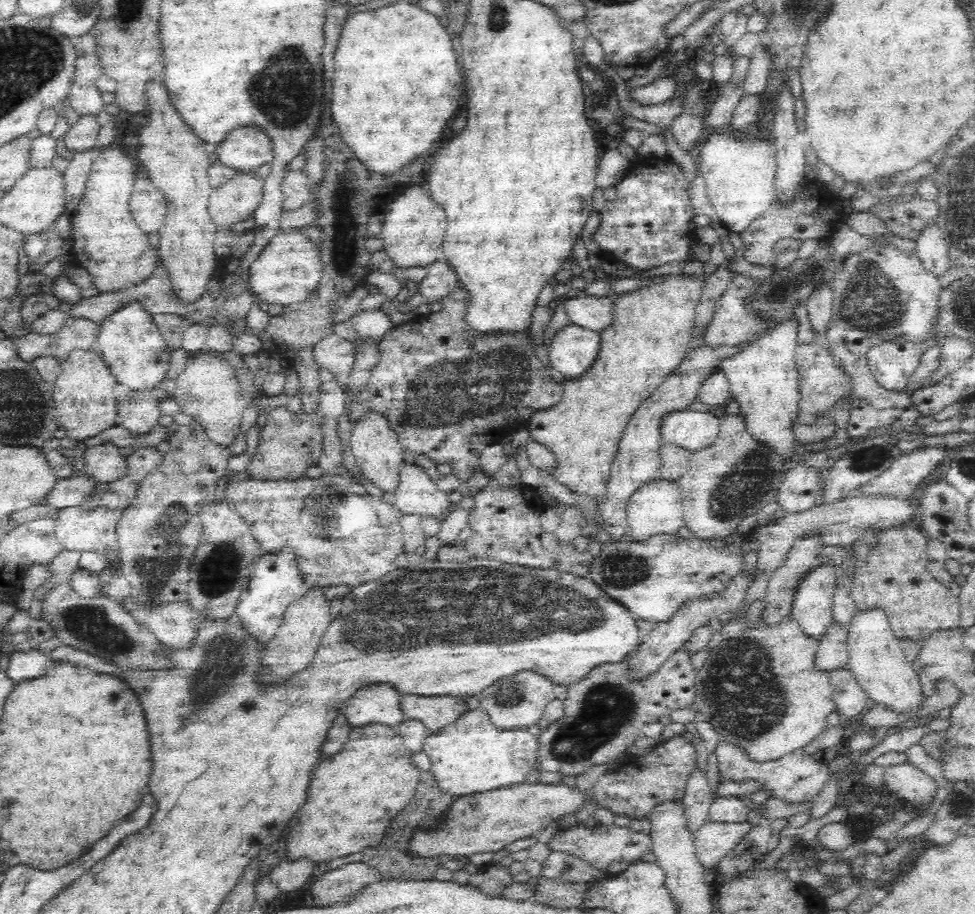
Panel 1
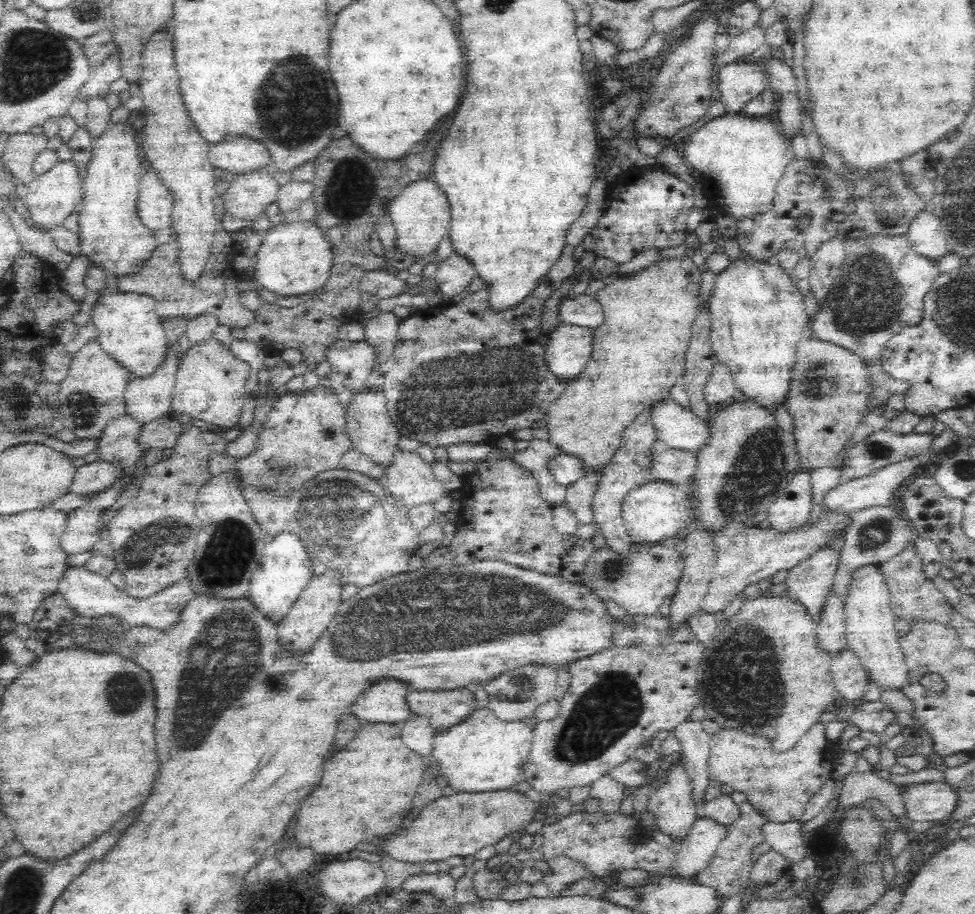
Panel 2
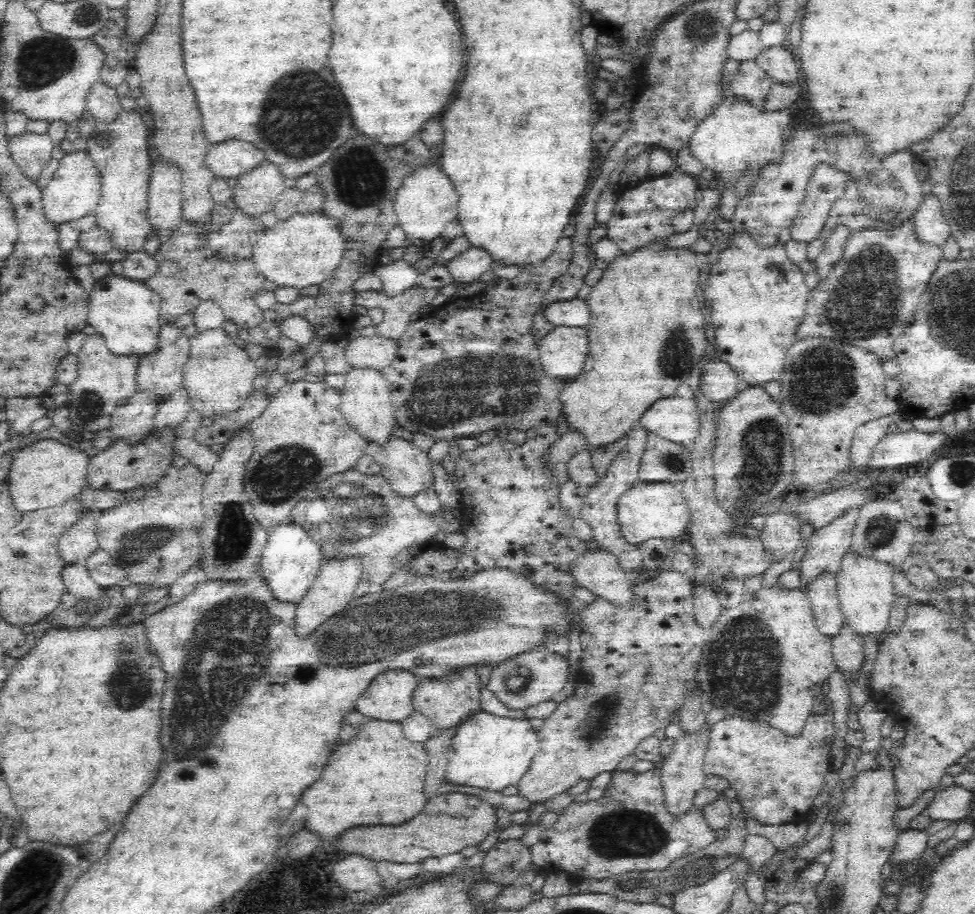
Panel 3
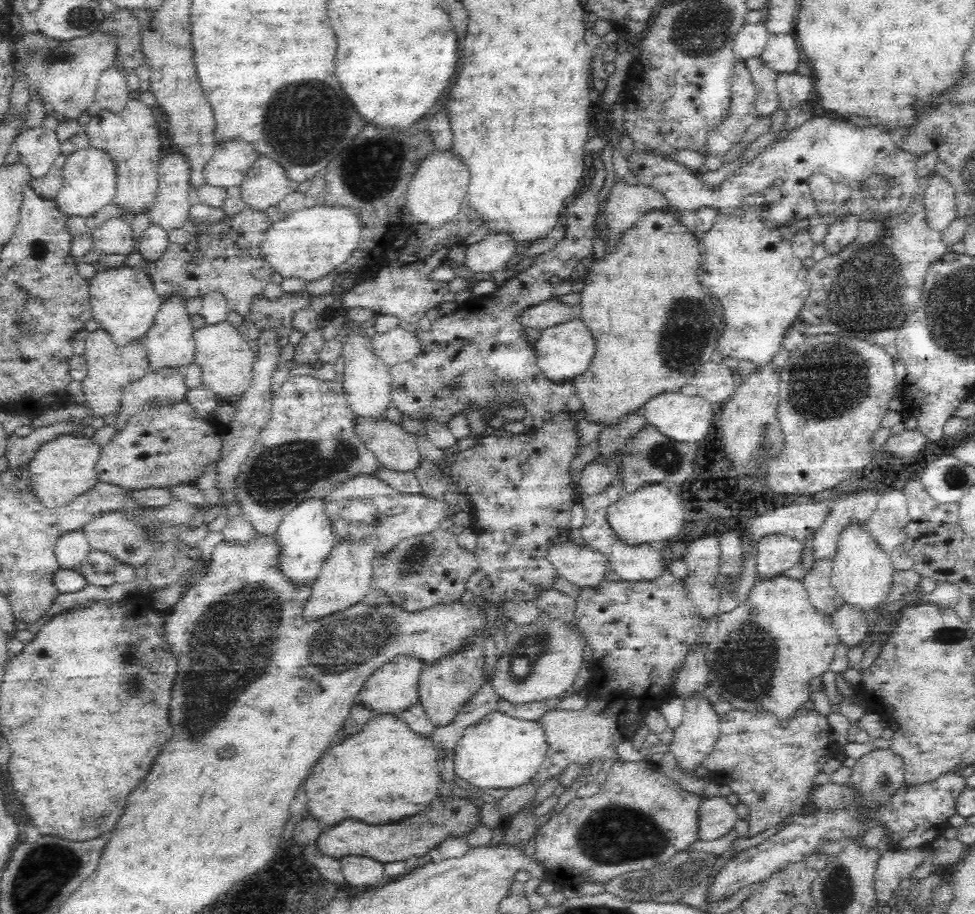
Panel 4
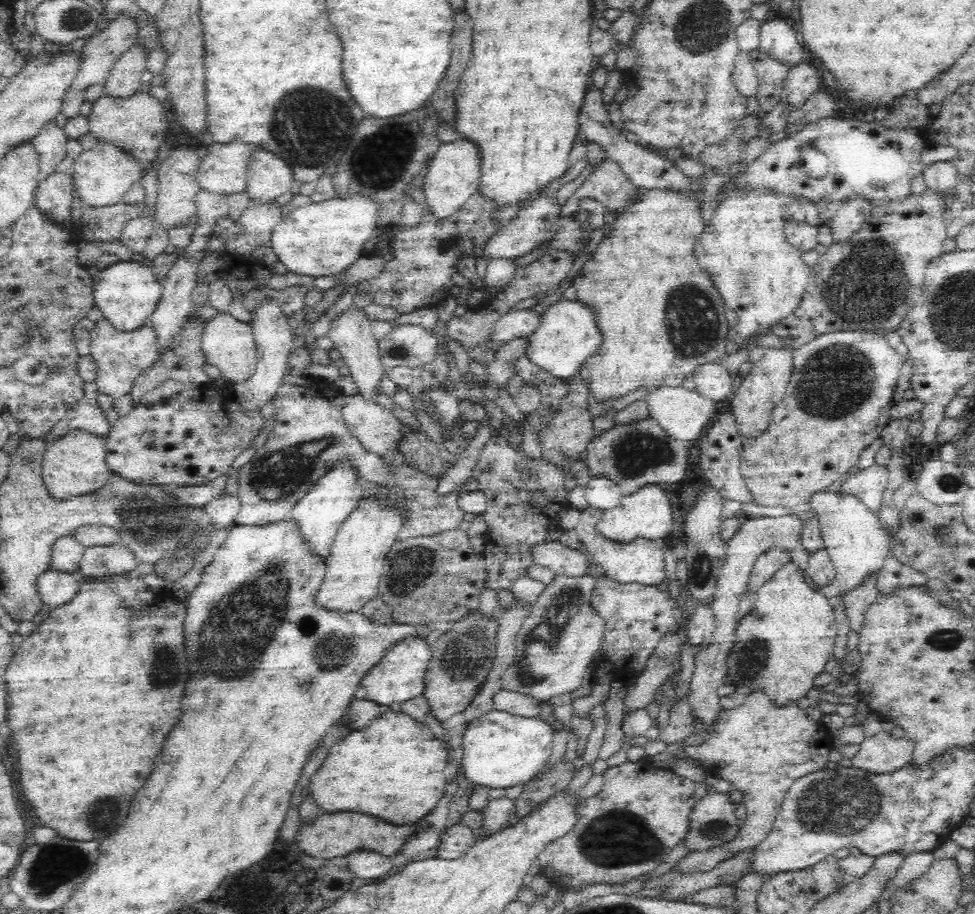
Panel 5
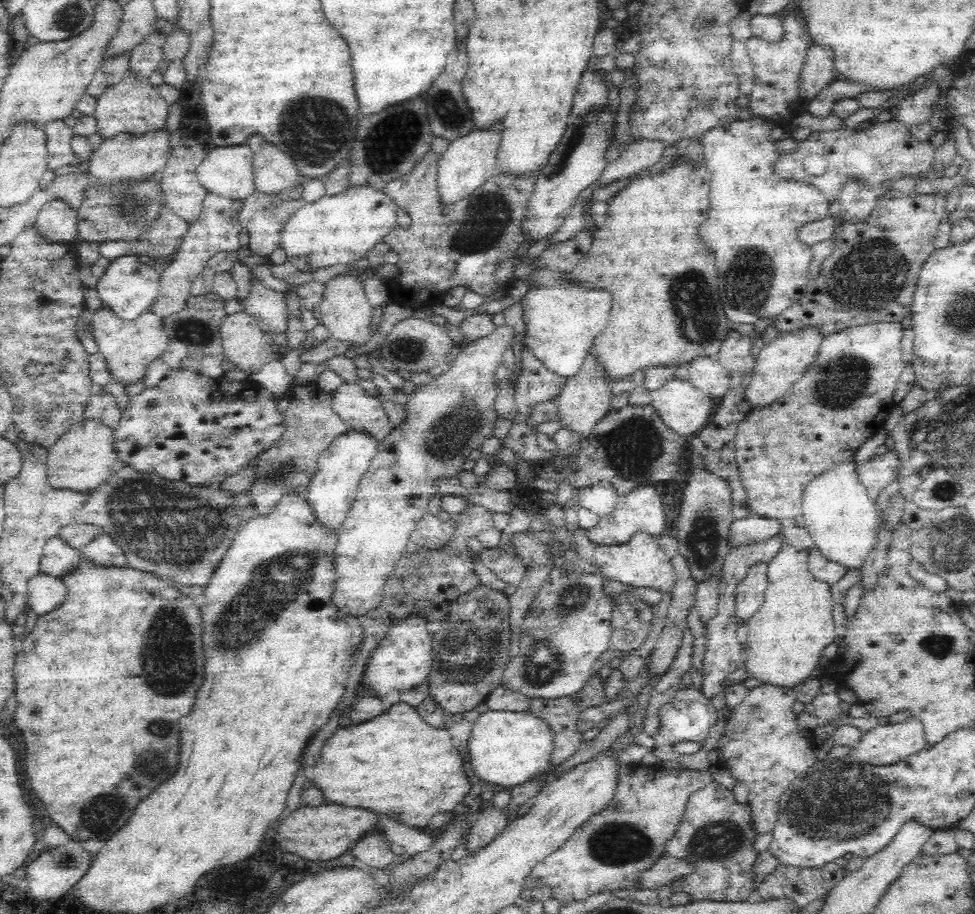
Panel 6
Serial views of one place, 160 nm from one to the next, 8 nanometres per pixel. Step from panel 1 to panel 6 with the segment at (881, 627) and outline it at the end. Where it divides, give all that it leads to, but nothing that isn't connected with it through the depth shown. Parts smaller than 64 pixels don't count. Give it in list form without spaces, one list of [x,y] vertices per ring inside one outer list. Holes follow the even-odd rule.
[[[855,460],[814,478],[803,495],[802,515],[814,546],[830,563],[848,569],[860,570],[868,554],[878,544],[879,514],[876,504],[856,479]]]

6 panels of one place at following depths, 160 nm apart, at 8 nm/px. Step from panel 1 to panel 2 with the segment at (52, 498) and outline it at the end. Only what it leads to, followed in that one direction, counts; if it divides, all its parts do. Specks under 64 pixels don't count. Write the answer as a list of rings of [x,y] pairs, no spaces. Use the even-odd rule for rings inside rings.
[[[96,460],[86,463],[75,470],[72,484],[68,487],[68,494],[80,495],[82,497],[92,496],[107,490],[120,477],[124,476],[124,470],[116,469],[106,463]]]

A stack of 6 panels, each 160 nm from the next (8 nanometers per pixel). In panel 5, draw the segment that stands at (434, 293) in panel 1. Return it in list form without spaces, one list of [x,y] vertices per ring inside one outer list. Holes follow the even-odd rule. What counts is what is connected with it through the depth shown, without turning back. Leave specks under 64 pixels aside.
[[[536,198],[531,205],[520,210],[503,226],[498,226],[492,237],[484,244],[484,260],[511,260],[530,253],[546,240],[552,240],[559,230],[560,206],[555,198]]]

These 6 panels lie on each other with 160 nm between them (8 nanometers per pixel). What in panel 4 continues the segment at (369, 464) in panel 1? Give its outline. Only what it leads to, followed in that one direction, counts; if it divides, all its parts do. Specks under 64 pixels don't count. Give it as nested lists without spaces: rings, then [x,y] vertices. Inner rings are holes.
[[[354,329],[342,338],[342,359],[345,364],[343,372],[343,391],[348,408],[357,418],[379,422],[385,417],[388,404],[391,401],[392,381],[387,367],[369,348],[370,337],[364,335],[360,329]]]

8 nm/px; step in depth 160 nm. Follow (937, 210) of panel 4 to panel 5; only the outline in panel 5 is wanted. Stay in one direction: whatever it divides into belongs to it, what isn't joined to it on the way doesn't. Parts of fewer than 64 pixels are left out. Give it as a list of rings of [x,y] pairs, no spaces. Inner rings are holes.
[[[951,161],[934,162],[924,168],[923,178],[927,188],[939,192],[941,196],[941,209],[948,210],[956,202],[956,175],[957,170]]]

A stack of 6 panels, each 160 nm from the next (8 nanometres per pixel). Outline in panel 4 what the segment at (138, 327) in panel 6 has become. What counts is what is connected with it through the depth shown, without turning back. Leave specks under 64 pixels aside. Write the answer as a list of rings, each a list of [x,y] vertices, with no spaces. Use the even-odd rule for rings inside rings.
[[[98,327],[87,334],[83,357],[88,367],[87,376],[82,380],[82,392],[86,396],[83,405],[89,410],[88,420],[118,412],[123,388],[140,380],[148,372],[147,352],[142,340],[128,346],[116,346],[109,334]]]

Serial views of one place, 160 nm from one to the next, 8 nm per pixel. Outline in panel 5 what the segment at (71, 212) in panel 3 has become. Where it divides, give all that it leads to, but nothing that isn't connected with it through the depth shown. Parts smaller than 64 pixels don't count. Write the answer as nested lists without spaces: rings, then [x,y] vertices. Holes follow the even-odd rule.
[[[96,143],[89,150],[83,150],[74,160],[70,171],[71,183],[73,184],[73,198],[76,198],[83,208],[100,208],[103,206],[116,205],[136,182],[140,182],[144,172],[117,146]]]

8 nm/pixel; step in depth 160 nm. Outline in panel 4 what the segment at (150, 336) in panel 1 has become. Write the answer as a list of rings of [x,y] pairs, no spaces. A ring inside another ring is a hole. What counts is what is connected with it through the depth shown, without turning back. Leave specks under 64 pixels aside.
[[[124,266],[97,272],[89,283],[89,305],[93,322],[104,329],[116,346],[128,346],[142,340],[154,324],[163,302],[153,288],[146,269]]]

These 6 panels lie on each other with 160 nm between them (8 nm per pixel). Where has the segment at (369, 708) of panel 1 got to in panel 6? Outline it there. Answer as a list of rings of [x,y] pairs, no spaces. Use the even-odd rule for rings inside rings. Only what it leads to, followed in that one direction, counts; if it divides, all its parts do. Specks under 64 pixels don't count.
[[[410,616],[404,622],[392,620],[386,636],[368,658],[361,680],[363,686],[368,686],[376,692],[376,697],[386,696],[388,692],[402,694],[427,682],[434,654],[432,634],[426,629],[426,624],[427,622],[419,616]]]

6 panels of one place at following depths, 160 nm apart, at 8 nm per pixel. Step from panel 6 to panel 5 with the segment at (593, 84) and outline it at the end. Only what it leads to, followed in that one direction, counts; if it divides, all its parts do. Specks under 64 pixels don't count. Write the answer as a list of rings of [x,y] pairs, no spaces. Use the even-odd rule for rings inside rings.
[[[596,88],[586,94],[582,108],[580,108],[581,136],[588,142],[595,142],[606,150],[606,158],[616,162],[625,172],[630,182],[639,190],[665,190],[665,192],[679,192],[680,194],[693,194],[696,204],[706,204],[706,186],[694,181],[693,177],[684,174],[678,166],[674,166],[674,160],[667,159],[657,151],[653,151],[638,143],[628,141],[621,131],[612,125],[608,119],[608,111],[602,103],[601,90]]]

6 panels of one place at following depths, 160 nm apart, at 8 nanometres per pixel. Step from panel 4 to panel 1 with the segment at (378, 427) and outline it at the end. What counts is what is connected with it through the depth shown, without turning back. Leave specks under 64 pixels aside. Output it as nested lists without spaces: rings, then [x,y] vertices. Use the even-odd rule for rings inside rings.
[[[404,464],[400,470],[394,506],[404,514],[418,514],[423,518],[448,518],[452,512],[449,497],[438,491],[436,483],[416,465]]]

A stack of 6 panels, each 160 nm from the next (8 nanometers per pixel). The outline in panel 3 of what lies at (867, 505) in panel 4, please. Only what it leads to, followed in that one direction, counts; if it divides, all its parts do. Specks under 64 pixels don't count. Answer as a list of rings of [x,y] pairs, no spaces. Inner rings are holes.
[[[852,508],[824,528],[813,532],[801,560],[802,578],[799,589],[804,593],[822,574],[836,576],[840,571],[844,556],[849,552],[851,532],[858,512],[860,509]]]

